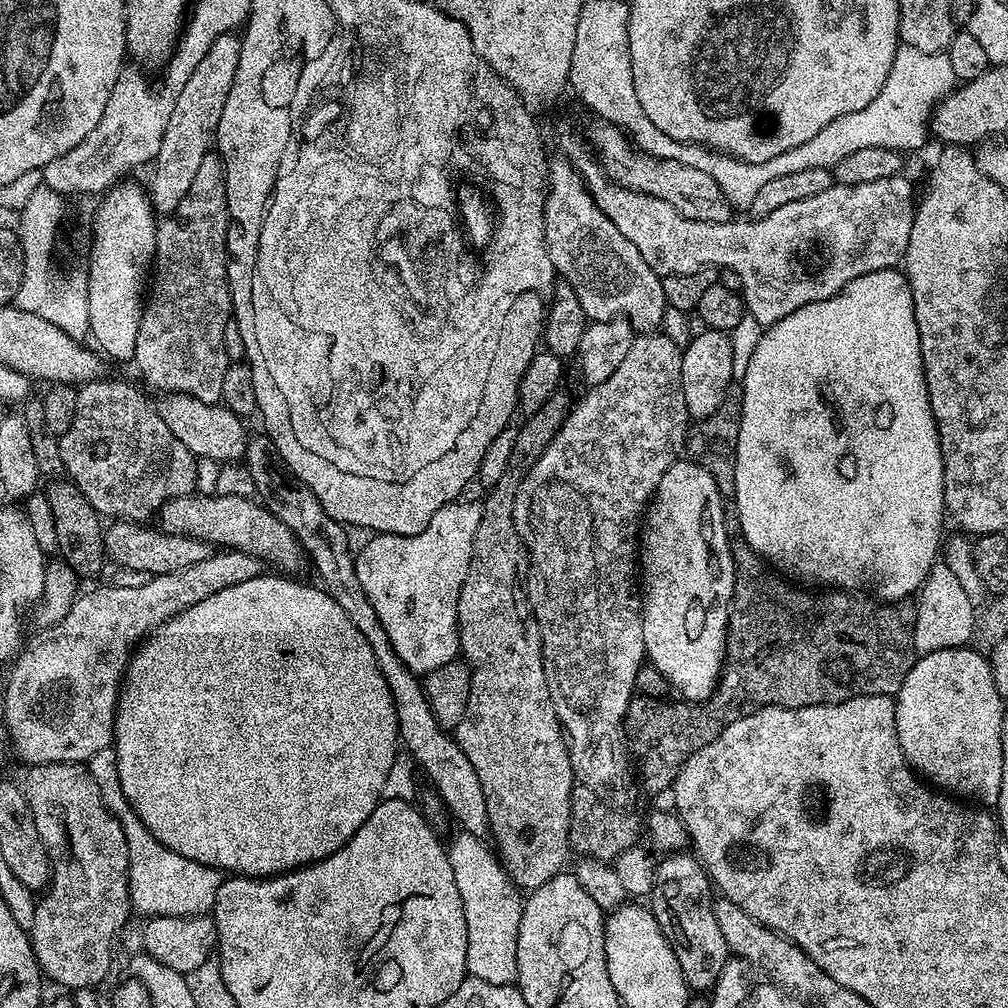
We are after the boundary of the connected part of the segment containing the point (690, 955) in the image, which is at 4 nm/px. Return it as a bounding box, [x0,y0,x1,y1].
[658,850,730,992]

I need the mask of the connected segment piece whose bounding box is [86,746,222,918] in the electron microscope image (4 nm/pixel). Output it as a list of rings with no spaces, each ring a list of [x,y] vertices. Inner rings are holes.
[[[109,746],[99,750],[86,763],[90,774],[101,790],[104,809],[120,820],[120,829],[124,835],[123,851],[126,853],[126,879],[128,882],[128,903],[133,913],[141,912],[144,918],[156,916],[176,916],[187,918],[201,918],[213,911],[216,901],[222,895],[220,889],[221,873],[214,868],[207,868],[190,858],[182,858],[174,854],[146,826],[141,820],[129,818],[133,815],[130,802],[123,793],[122,782],[118,776],[118,762],[116,749]]]

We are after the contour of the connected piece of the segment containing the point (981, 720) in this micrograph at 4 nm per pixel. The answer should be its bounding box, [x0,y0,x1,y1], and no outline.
[894,646,1006,806]

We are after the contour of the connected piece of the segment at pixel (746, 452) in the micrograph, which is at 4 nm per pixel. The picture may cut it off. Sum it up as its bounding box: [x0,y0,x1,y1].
[734,266,946,602]

